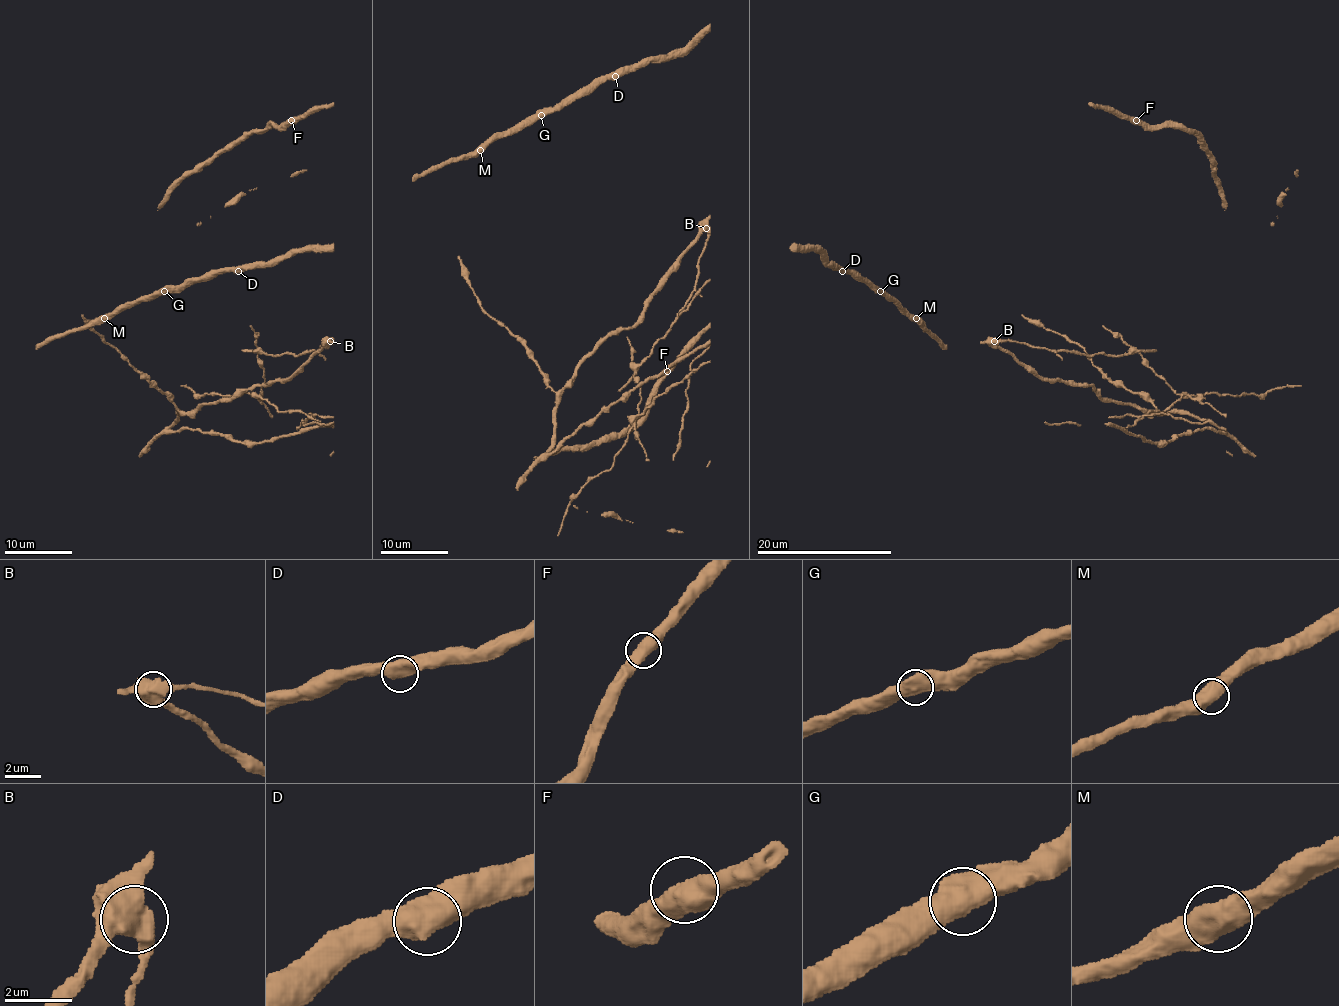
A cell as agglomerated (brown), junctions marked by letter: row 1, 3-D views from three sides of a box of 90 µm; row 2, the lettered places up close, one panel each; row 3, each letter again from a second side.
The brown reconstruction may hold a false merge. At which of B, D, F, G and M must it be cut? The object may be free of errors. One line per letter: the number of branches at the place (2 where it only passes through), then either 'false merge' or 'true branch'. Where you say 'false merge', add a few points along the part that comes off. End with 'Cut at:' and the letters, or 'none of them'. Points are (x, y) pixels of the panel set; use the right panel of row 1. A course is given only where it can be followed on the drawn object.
B: 2 | false merge
D: 2 | true branch
F: 2 | true branch
G: 2 | true branch
M: 2 | true branch
Cut at: B

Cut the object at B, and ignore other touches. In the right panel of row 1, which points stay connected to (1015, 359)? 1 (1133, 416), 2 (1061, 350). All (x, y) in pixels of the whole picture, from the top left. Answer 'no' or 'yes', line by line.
1: no
2: no

